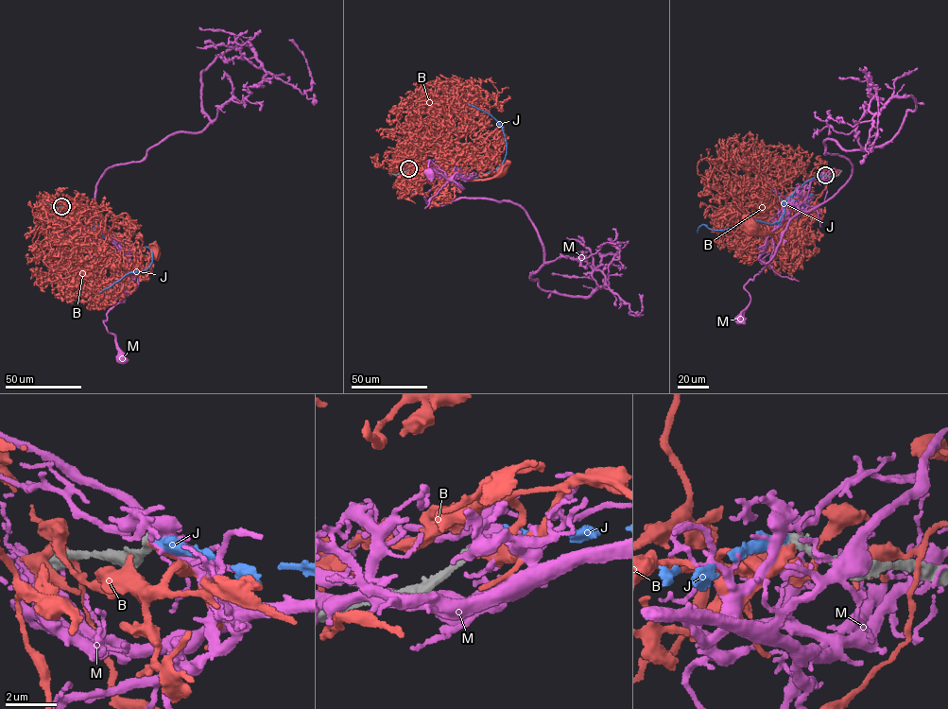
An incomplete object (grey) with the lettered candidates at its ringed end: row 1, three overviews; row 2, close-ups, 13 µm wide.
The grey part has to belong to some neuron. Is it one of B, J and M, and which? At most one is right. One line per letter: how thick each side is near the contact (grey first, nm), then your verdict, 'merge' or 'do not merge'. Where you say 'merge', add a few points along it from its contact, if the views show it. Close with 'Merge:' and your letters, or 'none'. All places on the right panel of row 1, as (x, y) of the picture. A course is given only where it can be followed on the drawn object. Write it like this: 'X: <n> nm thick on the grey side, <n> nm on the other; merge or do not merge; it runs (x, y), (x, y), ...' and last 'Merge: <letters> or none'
B: 360 nm thick on the grey side, 360 nm on the other; do not merge
J: 340 nm thick on the grey side, 320 nm on the other; merge; it runs (825, 174), (806, 181), (788, 197), (778, 221), (748, 221), (717, 230), (702, 224), (698, 233)
M: 360 nm thick on the grey side, 340 nm on the other; do not merge
Merge: J

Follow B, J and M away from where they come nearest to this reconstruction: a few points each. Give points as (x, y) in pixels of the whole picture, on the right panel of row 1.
B: (825, 175), (802, 188), (800, 200), (806, 203), (787, 214), (775, 206), (767, 224), (771, 234), (750, 226)
J: (825, 174), (806, 181), (788, 197), (778, 221), (748, 221), (717, 230), (702, 224), (698, 233)
M: (825, 174), (821, 180), (811, 181), (806, 198), (791, 218), (773, 256), (745, 285), (749, 303), (742, 319)

